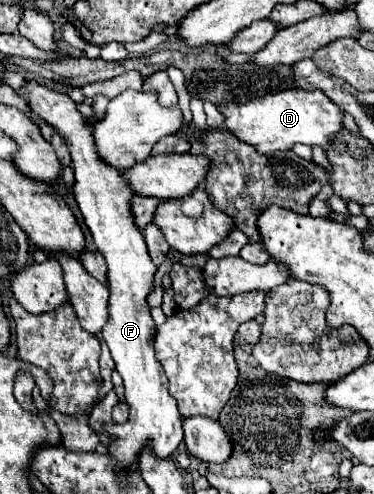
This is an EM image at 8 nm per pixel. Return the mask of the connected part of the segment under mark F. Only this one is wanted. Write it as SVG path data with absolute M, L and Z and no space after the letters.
M25 80L17 94L27 100L31 112L39 120L45 120L49 126L53 126L65 140L75 168L75 200L99 252L103 252L107 260L111 320L107 322L107 328L103 328L103 340L107 342L115 360L115 368L123 378L125 400L129 404L129 420L125 424L109 424L105 428L109 434L117 436L117 440L109 446L109 454L115 458L117 468L137 466L137 452L141 452L145 444L151 444L157 456L167 458L183 442L183 416L179 414L175 398L169 394L169 380L153 348L155 322L151 318L147 296L155 288L157 268L147 252L145 236L137 228L135 216L131 212L131 198L135 192L131 192L127 184L125 170L107 164L97 154L93 124L79 112L75 100L35 80Z

